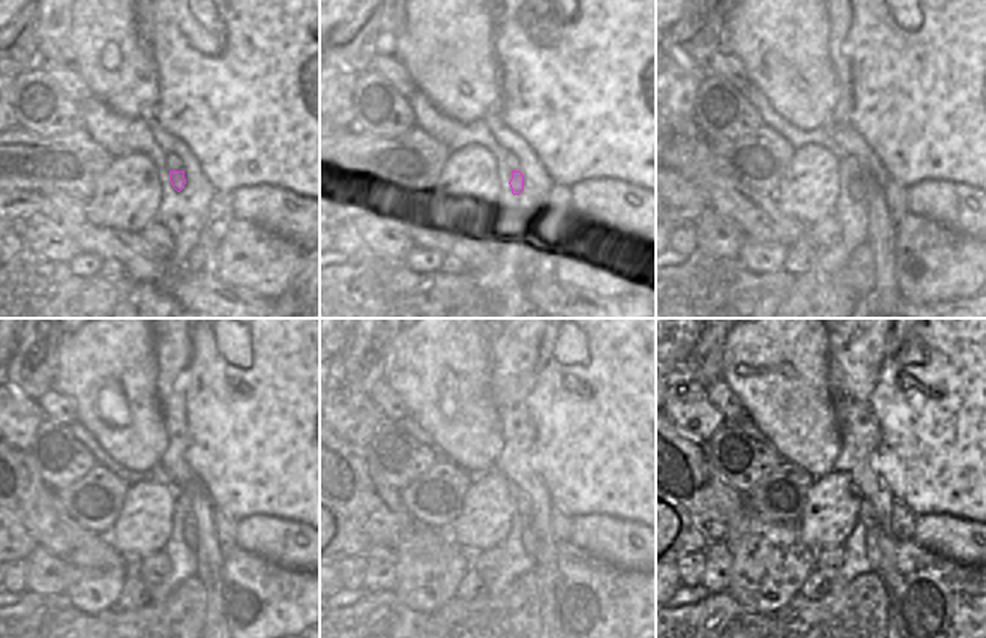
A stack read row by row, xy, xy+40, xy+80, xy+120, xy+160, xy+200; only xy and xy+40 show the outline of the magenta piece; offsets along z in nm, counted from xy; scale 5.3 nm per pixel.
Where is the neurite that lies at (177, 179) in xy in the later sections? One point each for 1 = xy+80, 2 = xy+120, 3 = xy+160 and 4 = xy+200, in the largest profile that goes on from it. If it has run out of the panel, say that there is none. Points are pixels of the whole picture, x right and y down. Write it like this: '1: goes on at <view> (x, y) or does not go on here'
1: goes on at xy+80 (857, 189)
2: goes on at xy+120 (191, 536)
3: goes on at xy+160 (527, 536)
4: goes on at xy+200 (940, 608)

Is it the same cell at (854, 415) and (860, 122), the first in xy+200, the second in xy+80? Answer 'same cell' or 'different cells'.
different cells

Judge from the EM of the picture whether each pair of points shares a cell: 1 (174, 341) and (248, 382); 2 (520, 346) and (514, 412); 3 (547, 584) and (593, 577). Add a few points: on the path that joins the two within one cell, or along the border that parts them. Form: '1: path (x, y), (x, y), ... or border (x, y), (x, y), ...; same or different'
1: border (191, 334), (192, 355), (186, 386); different
2: path (514, 362), (512, 395); same
3: border (556, 548), (554, 598), (559, 617); different

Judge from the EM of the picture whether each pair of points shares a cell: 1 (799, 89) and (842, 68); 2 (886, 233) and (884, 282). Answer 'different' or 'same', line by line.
1: different
2: same

